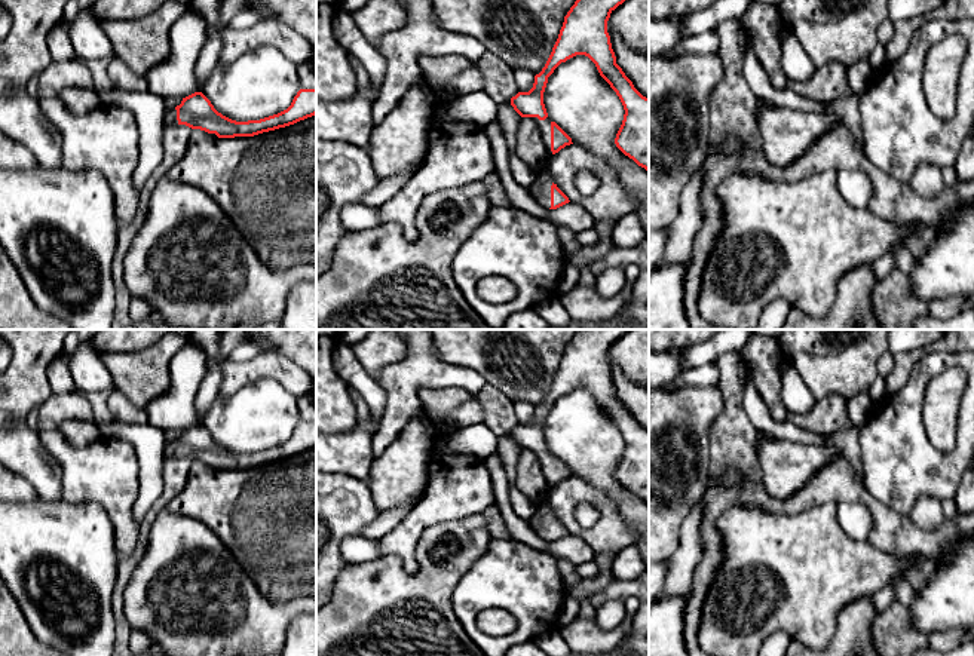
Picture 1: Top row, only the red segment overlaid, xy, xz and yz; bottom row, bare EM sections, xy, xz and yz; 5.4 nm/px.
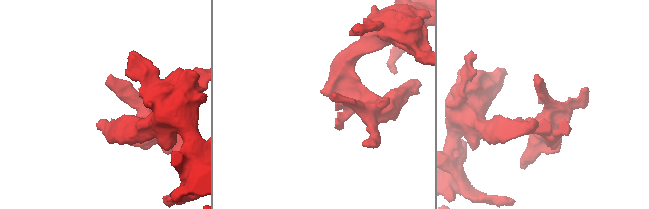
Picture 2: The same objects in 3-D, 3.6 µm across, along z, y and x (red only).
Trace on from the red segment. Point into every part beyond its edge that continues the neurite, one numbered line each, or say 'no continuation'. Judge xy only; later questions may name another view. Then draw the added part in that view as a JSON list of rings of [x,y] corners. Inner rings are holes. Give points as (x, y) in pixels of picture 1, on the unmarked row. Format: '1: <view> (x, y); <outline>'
1: xy (171, 445); [[[168,439],[165,445],[163,460],[178,457],[175,439]]]

